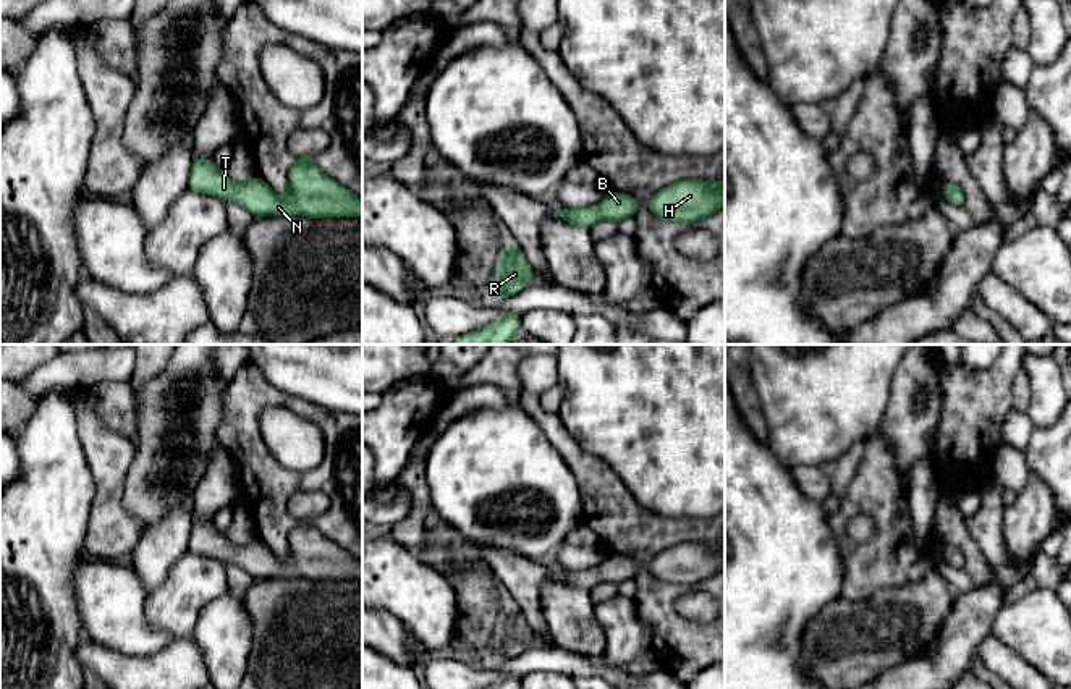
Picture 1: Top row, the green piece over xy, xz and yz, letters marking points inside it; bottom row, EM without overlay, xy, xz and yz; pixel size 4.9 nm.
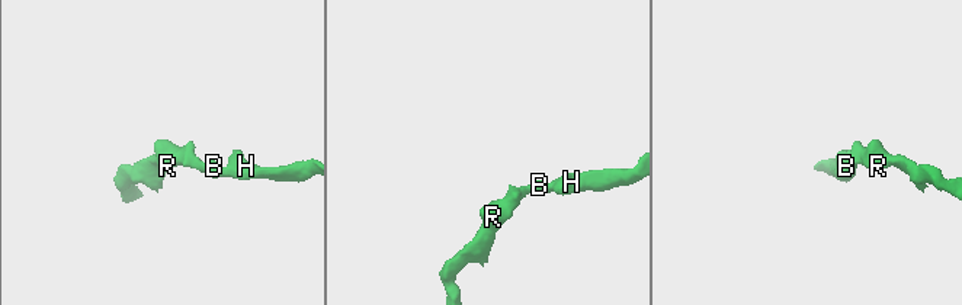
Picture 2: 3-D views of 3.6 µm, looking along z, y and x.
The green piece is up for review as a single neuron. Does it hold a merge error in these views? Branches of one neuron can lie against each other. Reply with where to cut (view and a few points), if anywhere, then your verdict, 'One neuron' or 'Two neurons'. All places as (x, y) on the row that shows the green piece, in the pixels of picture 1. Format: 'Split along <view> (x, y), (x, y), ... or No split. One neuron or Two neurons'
No split. One neuron

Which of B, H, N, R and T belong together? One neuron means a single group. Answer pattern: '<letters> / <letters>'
B H N R T

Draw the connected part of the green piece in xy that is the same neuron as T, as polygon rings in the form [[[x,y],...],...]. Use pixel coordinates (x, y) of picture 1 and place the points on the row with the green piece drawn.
[[[307,150],[290,170],[288,183],[290,192],[280,197],[259,175],[238,184],[215,167],[212,157],[202,157],[191,165],[188,189],[233,201],[254,217],[362,217],[362,199],[327,176]]]

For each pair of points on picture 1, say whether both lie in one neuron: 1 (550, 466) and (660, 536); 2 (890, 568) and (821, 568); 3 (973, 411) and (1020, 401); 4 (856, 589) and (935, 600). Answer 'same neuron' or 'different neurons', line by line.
1: different neurons
2: different neurons
3: different neurons
4: different neurons

